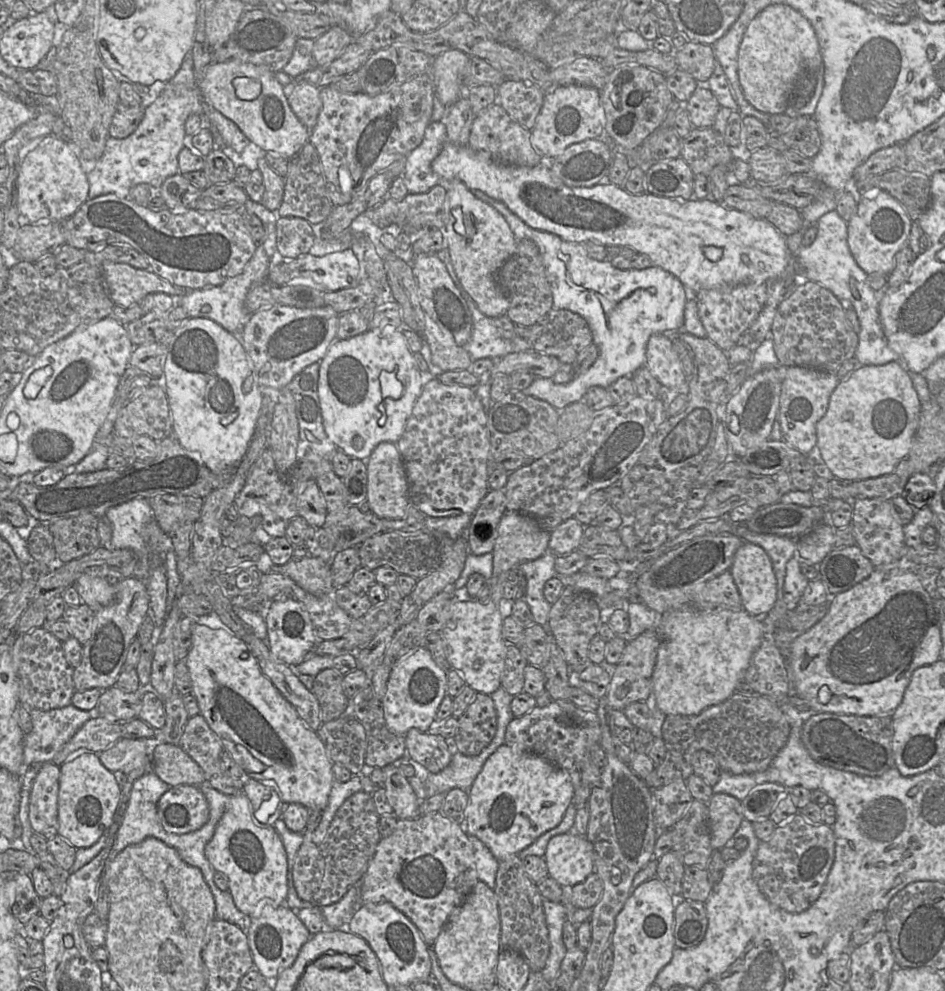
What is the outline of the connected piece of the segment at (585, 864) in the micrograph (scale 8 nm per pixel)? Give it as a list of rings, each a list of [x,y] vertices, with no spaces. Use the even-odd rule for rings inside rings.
[[[572,826],[569,832],[553,836],[547,845],[544,855],[548,875],[561,887],[583,882],[594,871],[594,849],[587,836],[576,833]]]

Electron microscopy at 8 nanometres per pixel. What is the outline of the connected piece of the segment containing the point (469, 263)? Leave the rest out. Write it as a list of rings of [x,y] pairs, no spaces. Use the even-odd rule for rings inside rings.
[[[452,180],[445,182],[446,197],[443,203],[442,233],[447,241],[451,262],[460,283],[478,310],[489,318],[498,318],[506,314],[509,301],[497,281],[497,274],[502,265],[514,253],[517,240],[505,218],[491,205],[477,198],[473,191],[462,182]]]

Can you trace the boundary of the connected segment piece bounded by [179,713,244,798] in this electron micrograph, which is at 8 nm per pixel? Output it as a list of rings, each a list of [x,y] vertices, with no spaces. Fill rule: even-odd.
[[[200,713],[187,720],[179,746],[202,768],[205,779],[210,782],[213,788],[229,798],[243,791],[244,780],[232,780],[223,775],[220,768],[220,754],[224,750],[223,745]]]

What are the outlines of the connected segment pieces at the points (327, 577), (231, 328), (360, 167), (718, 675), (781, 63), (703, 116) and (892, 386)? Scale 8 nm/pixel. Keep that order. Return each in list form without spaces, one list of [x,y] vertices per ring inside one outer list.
[[[309,554],[300,560],[290,560],[283,566],[273,565],[272,572],[288,576],[296,585],[314,595],[329,594],[335,590],[329,563]]]
[[[263,242],[258,243],[256,251],[238,275],[228,279],[219,286],[186,291],[179,296],[172,297],[185,310],[189,318],[203,317],[211,319],[221,325],[225,330],[231,332],[241,342],[241,331],[249,317],[245,308],[246,296],[254,284],[267,277],[270,262],[272,260],[266,254]]]
[[[430,73],[420,74],[399,87],[375,96],[363,92],[342,93],[330,85],[320,88],[320,96],[322,106],[310,141],[320,156],[329,198],[334,206],[351,202],[371,178],[398,158],[408,156],[421,144],[425,130],[432,122],[434,85]]]
[[[686,607],[662,613],[660,644],[652,675],[652,693],[656,707],[666,716],[694,716],[705,709],[729,699],[749,667],[751,658],[765,639],[765,625],[761,618],[747,613],[744,609],[731,611],[715,609],[701,611]]]
[[[771,4],[749,24],[738,53],[738,76],[746,100],[770,115],[787,111],[798,82],[814,75],[822,66],[819,42],[811,23],[786,4]]]
[[[697,87],[685,103],[693,128],[712,127],[721,106],[708,87]]]
[[[891,361],[884,365],[860,365],[855,367],[844,380],[840,381],[831,394],[828,409],[816,425],[816,446],[819,448],[821,456],[828,469],[834,477],[840,480],[857,481],[890,474],[895,470],[898,463],[905,459],[909,454],[913,438],[918,427],[920,412],[921,404],[912,380],[908,373],[897,363],[897,361]]]

